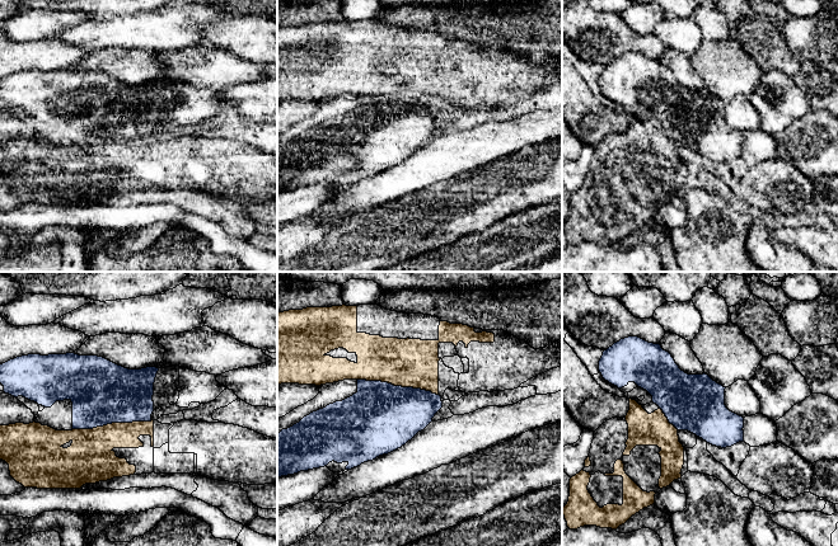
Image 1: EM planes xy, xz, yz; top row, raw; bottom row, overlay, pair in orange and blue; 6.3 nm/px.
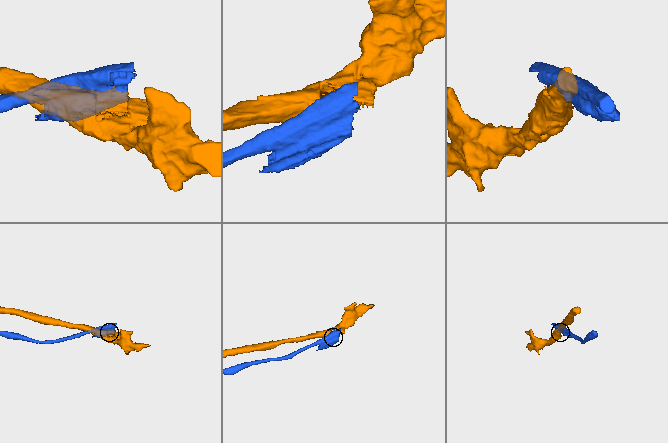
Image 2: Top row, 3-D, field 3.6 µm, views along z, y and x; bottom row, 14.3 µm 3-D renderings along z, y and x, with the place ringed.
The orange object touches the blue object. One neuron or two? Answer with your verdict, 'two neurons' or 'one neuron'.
two neurons

